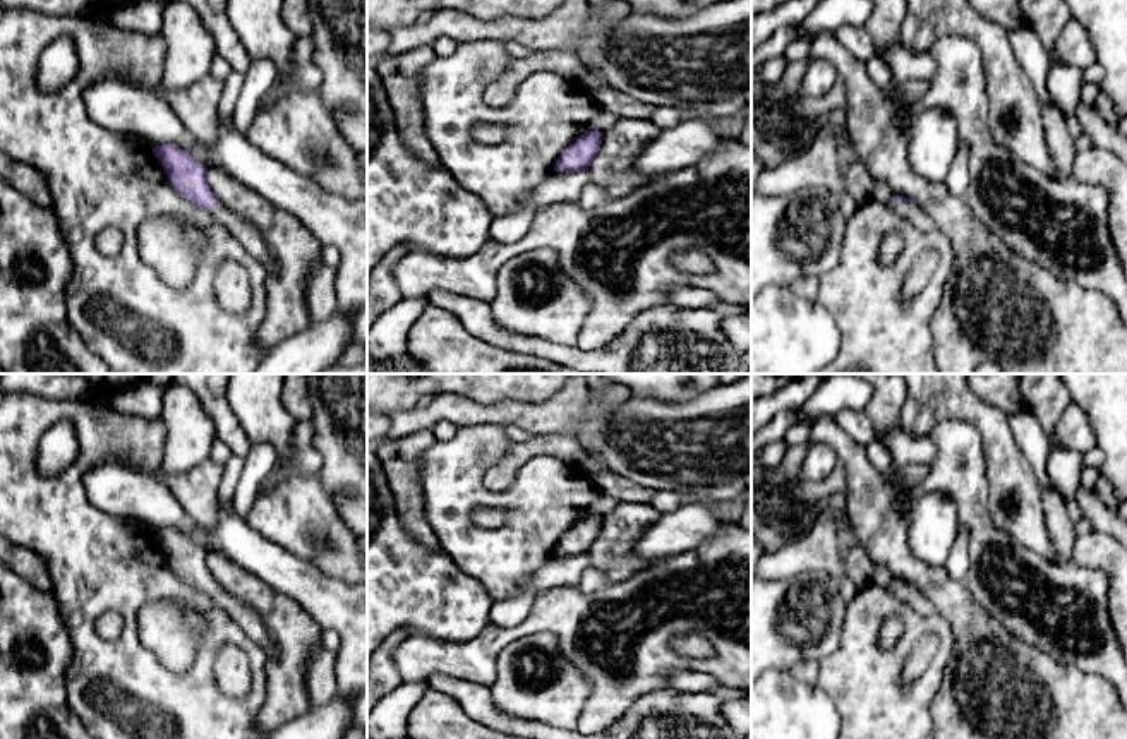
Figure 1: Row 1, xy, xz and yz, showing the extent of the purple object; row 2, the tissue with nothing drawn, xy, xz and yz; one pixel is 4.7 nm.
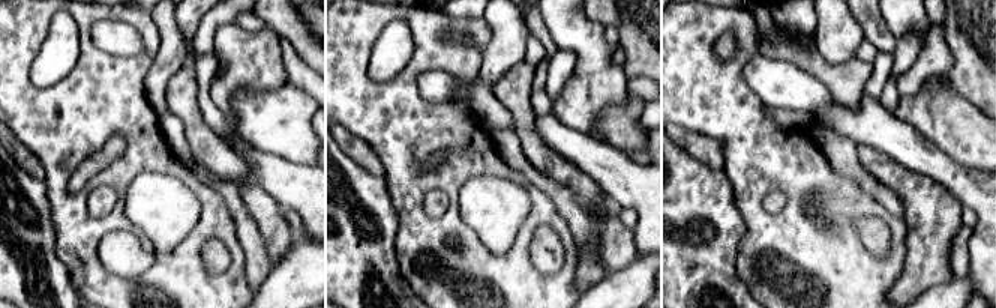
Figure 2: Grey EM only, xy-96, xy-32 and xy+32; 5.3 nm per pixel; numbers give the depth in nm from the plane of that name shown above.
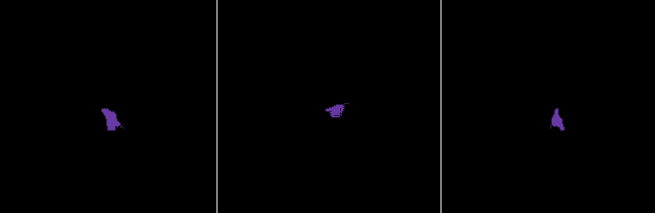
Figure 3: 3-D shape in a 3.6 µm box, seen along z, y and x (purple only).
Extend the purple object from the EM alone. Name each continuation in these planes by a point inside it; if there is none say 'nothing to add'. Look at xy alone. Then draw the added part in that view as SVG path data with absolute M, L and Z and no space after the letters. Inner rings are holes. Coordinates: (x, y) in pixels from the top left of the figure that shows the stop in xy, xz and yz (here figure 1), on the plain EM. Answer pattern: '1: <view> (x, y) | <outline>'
1: xy (249, 621) | M218 586L208 597L216 607L223 609L252 641L262 648L268 658L278 657L276 643L269 636L266 622L261 619L257 610L237 600L221 586Z

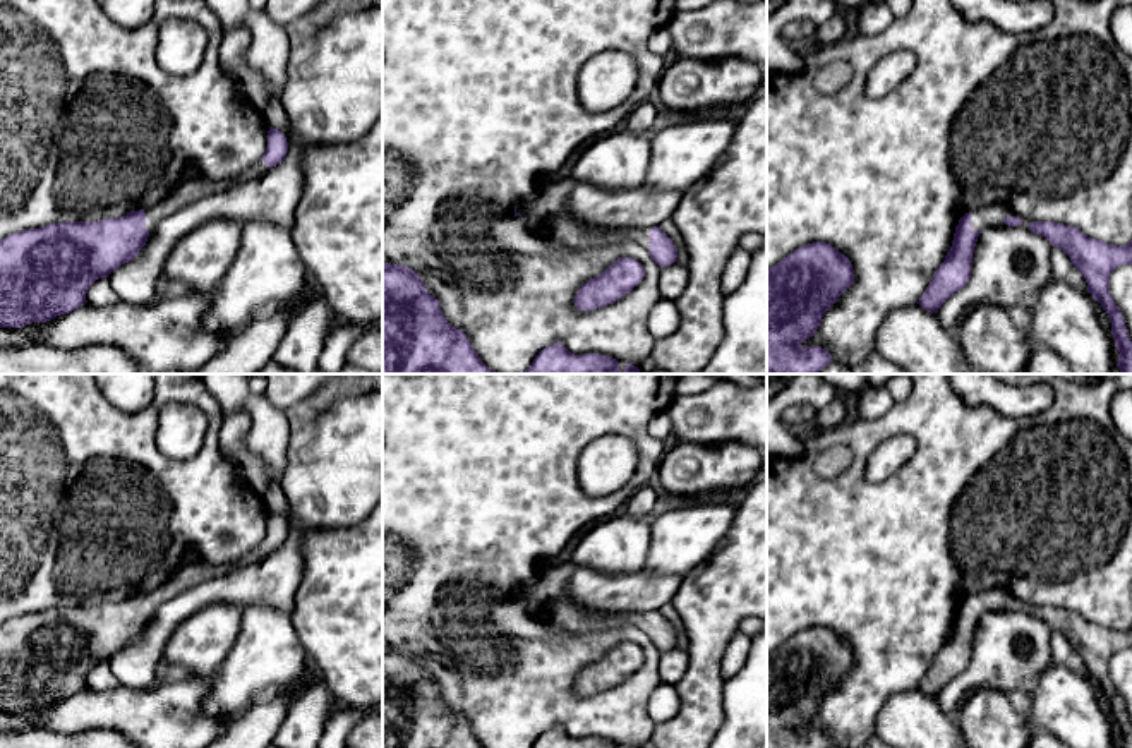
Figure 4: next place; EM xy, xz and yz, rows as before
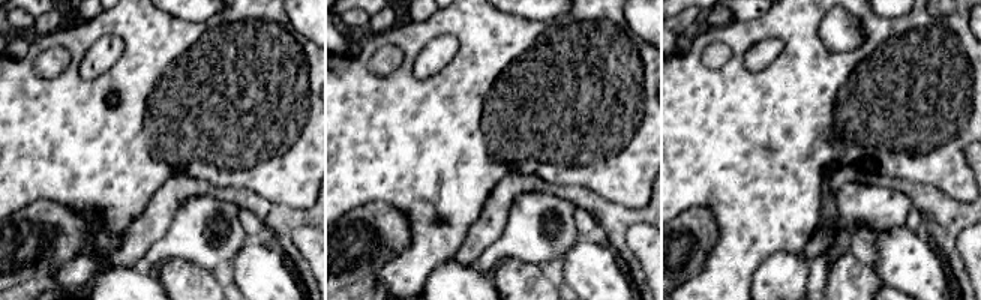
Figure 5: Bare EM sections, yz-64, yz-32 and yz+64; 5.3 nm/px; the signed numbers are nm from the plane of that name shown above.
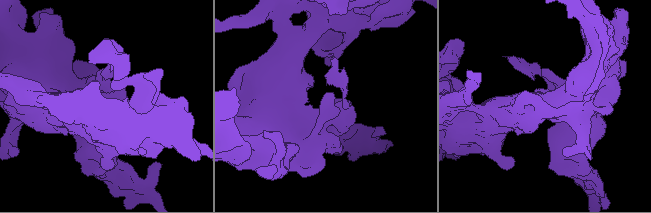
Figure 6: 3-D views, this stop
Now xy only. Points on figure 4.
1: xy (194, 572) | M259 544L252 551L249 551L240 561L233 564L209 564L201 559L190 559L184 566L180 566L166 582L149 592L137 592L134 595L142 594L146 597L146 614L153 618L158 609L172 600L173 597L194 588L204 580L211 580L218 575L230 571L233 566L249 564L254 561L261 561L271 552Z

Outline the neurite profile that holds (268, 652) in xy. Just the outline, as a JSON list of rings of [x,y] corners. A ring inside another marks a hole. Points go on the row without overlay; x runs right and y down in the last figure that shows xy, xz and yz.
[[[249,606],[242,612],[235,645],[213,676],[204,712],[230,726],[268,686],[281,691],[300,685],[310,673],[292,612],[274,606]]]

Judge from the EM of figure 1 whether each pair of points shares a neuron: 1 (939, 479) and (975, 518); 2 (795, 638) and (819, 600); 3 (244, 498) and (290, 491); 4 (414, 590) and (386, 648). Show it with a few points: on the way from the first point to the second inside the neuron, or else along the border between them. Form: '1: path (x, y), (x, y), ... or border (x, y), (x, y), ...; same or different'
1: path (949, 484), (971, 508); same
2: path (795, 630), (795, 624), (810, 609); same
3: border (258, 494), (253, 508), (244, 516); different
4: border (409, 633), (395, 630), (385, 640); different

